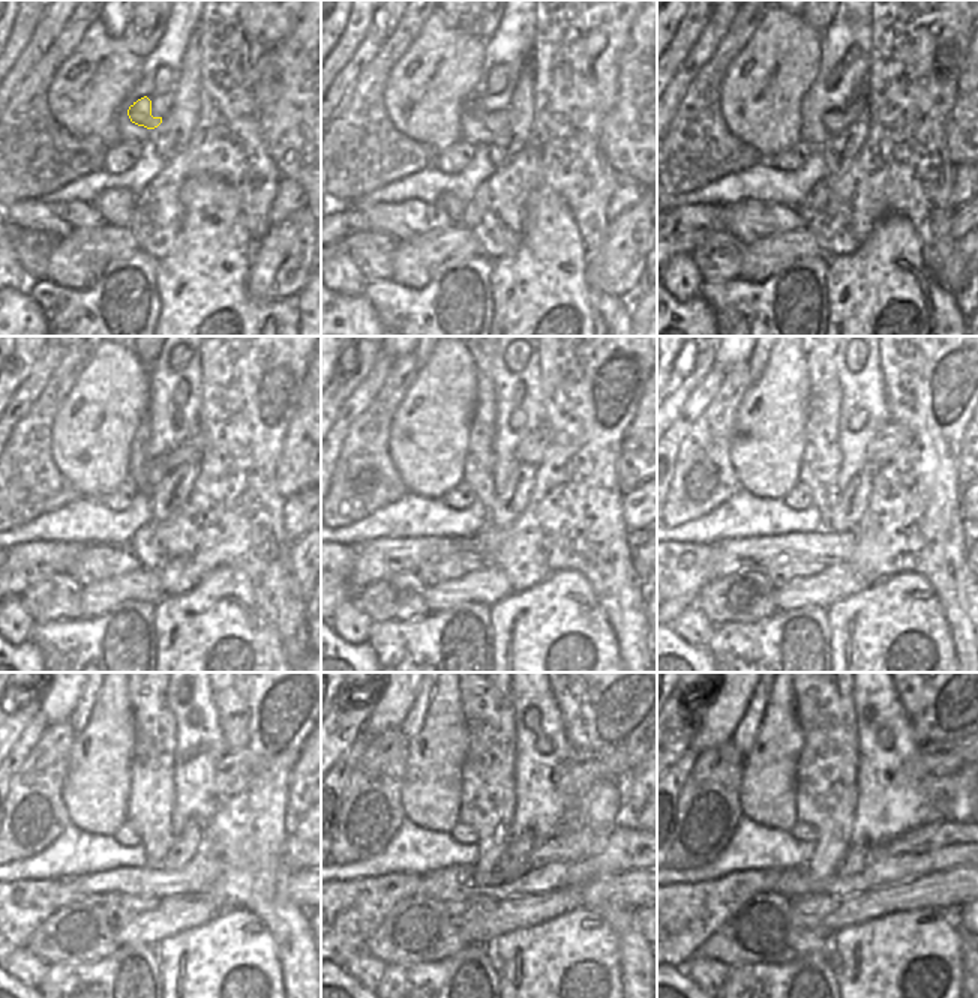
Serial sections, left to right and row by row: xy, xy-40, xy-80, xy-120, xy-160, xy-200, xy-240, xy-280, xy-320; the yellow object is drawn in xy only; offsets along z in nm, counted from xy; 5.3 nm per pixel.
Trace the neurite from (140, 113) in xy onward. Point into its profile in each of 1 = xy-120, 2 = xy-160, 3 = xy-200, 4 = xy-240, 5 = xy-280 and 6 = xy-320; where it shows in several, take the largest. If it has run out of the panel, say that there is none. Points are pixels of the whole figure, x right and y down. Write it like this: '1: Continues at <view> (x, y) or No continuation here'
1: Continues at xy-120 (191, 450)
2: Continues at xy-160 (533, 447)
3: Continues at xy-200 (891, 440)
4: Continues at xy-240 (233, 773)
5: Continues at xy-280 (581, 769)
6: Continues at xy-320 (939, 758).

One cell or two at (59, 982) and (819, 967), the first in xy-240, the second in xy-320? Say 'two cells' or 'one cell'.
one cell

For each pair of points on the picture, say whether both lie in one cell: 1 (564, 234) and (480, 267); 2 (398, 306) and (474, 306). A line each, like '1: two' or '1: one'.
1: two
2: one

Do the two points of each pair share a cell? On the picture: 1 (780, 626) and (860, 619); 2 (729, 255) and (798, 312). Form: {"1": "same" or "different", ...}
{"1": "different", "2": "different"}

